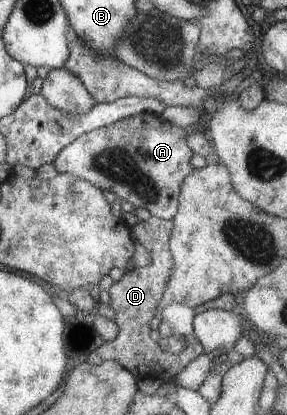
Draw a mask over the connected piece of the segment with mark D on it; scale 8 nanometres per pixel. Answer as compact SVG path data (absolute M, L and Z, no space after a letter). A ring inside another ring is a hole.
M151 216L129 228L132 239L144 245L150 252L152 261L148 266L126 271L123 278L110 287L109 292L112 298L110 307L115 311L113 320L118 324L119 332L109 342L102 342L102 345L89 355L88 363L97 366L104 361L114 360L132 373L137 381L154 376L162 379L163 382L168 382L176 378L193 359L205 353L200 340L192 338L186 345L186 349L182 351L182 355L168 355L160 351L160 346L150 335L150 319L156 315L163 289L173 273L173 255L169 246L173 223L172 220Z

